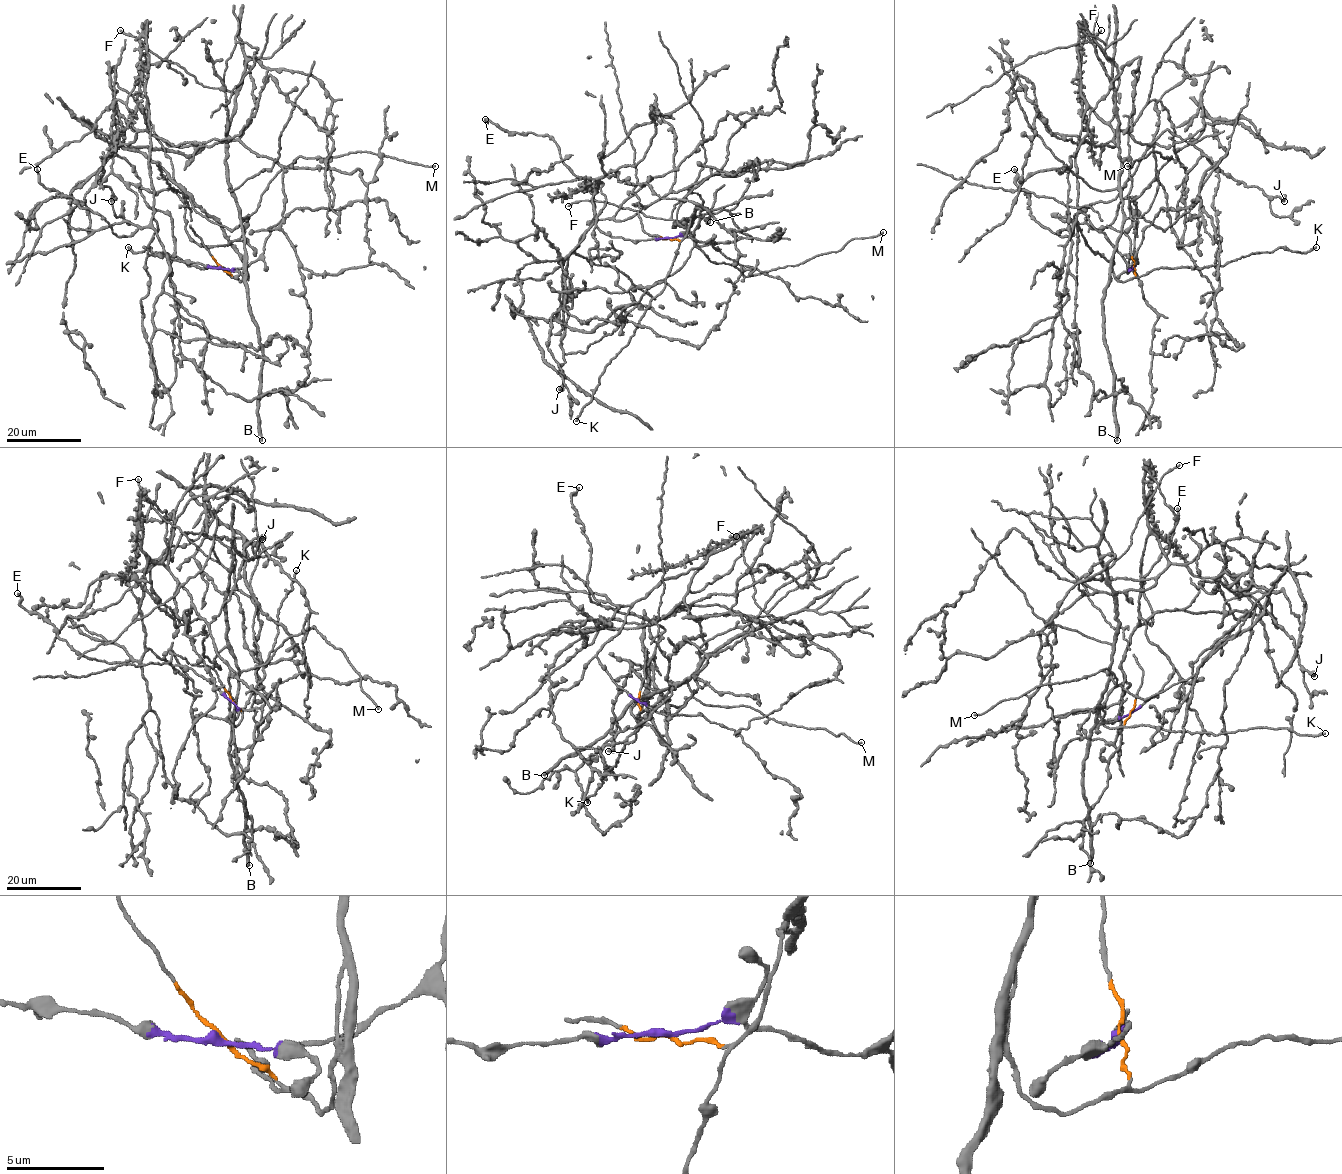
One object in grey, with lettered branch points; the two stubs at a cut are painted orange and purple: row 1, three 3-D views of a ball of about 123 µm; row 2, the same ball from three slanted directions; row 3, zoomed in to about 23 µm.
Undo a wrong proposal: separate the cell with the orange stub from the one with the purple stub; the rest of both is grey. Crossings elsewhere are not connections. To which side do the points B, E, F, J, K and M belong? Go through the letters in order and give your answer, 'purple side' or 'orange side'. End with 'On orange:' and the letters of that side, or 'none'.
B: orange side
E: purple side
F: orange side
J: purple side
K: orange side
M: orange side
On orange: B, F, K, M

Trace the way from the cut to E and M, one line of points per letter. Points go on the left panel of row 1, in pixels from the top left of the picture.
E: (221, 267), (148, 254), (158, 229), (153, 212), (147, 226), (118, 236), (100, 215), (44, 187), (36, 168)
M: (221, 267), (241, 282), (241, 219), (256, 209), (267, 186), (299, 156), (370, 152), (435, 166)

